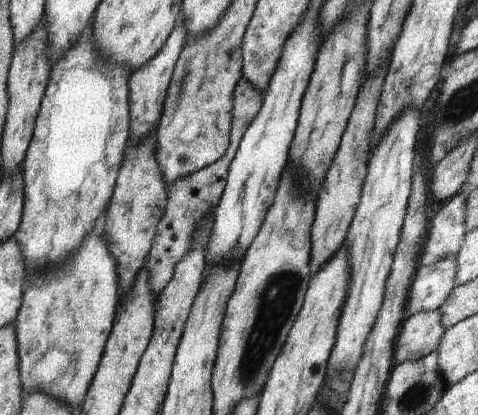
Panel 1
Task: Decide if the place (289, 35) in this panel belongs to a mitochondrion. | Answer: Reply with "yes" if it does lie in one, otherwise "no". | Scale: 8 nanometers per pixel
no

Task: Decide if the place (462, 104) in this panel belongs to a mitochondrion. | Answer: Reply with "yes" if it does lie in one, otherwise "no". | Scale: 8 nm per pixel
yes

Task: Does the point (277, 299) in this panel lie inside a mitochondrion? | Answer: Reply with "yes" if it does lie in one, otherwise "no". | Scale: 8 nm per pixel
yes

